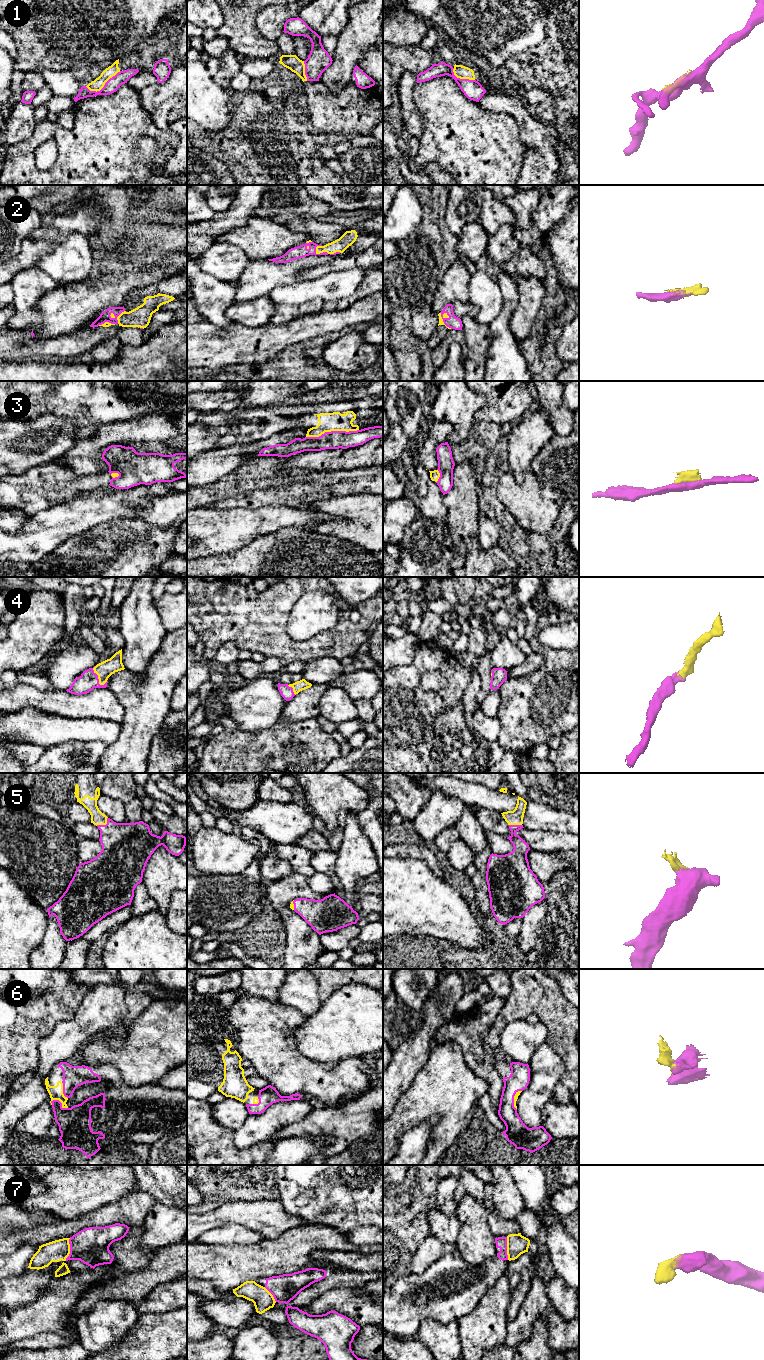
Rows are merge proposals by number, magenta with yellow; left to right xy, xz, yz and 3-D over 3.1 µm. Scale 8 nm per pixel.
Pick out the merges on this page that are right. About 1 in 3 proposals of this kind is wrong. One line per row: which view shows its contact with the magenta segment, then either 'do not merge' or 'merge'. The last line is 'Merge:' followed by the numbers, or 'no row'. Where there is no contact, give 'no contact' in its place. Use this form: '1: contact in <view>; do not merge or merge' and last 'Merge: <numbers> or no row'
1: contact in xy; do not merge
2: contact in xy; merge
3: contact in xz; do not merge
4: contact in xy; merge
5: contact in xy; merge
6: contact in xy; merge
7: contact in xy; do not merge
Merge: 2, 4, 5, 6

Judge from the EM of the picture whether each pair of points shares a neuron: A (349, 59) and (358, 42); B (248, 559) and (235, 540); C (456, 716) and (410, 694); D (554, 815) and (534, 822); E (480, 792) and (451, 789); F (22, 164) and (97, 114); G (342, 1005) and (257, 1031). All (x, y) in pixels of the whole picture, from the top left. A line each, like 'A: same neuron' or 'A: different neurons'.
A: same neuron
B: different neurons
C: different neurons
D: same neuron
E: same neuron
F: same neuron
G: different neurons

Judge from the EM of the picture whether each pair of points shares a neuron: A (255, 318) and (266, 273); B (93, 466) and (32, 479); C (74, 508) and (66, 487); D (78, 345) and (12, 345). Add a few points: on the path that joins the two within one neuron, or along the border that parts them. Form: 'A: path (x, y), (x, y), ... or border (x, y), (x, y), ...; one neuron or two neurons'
A: border (267, 294), (237, 302); two neurons
B: border (53, 460), (71, 468), (79, 476); two neurons
C: border (75, 495), (49, 507); two neurons
D: path (62, 347), (48, 347), (37, 352), (28, 352); one neuron

